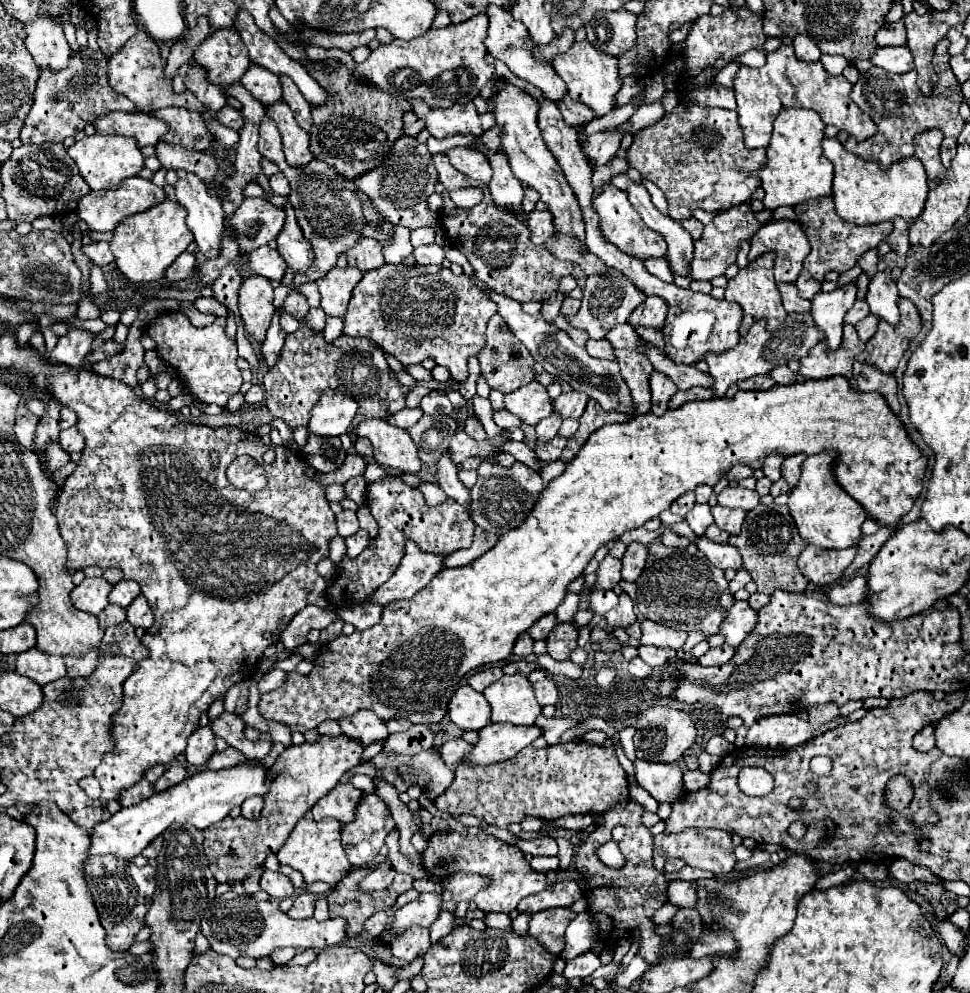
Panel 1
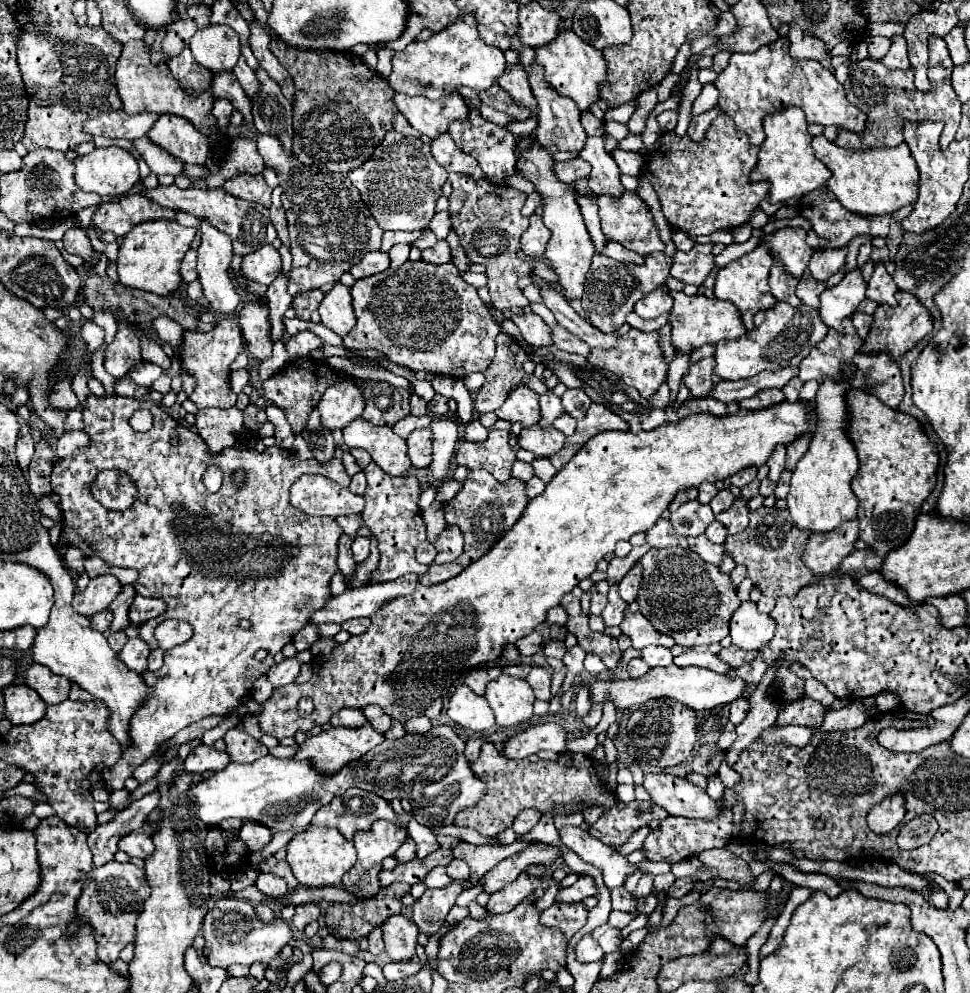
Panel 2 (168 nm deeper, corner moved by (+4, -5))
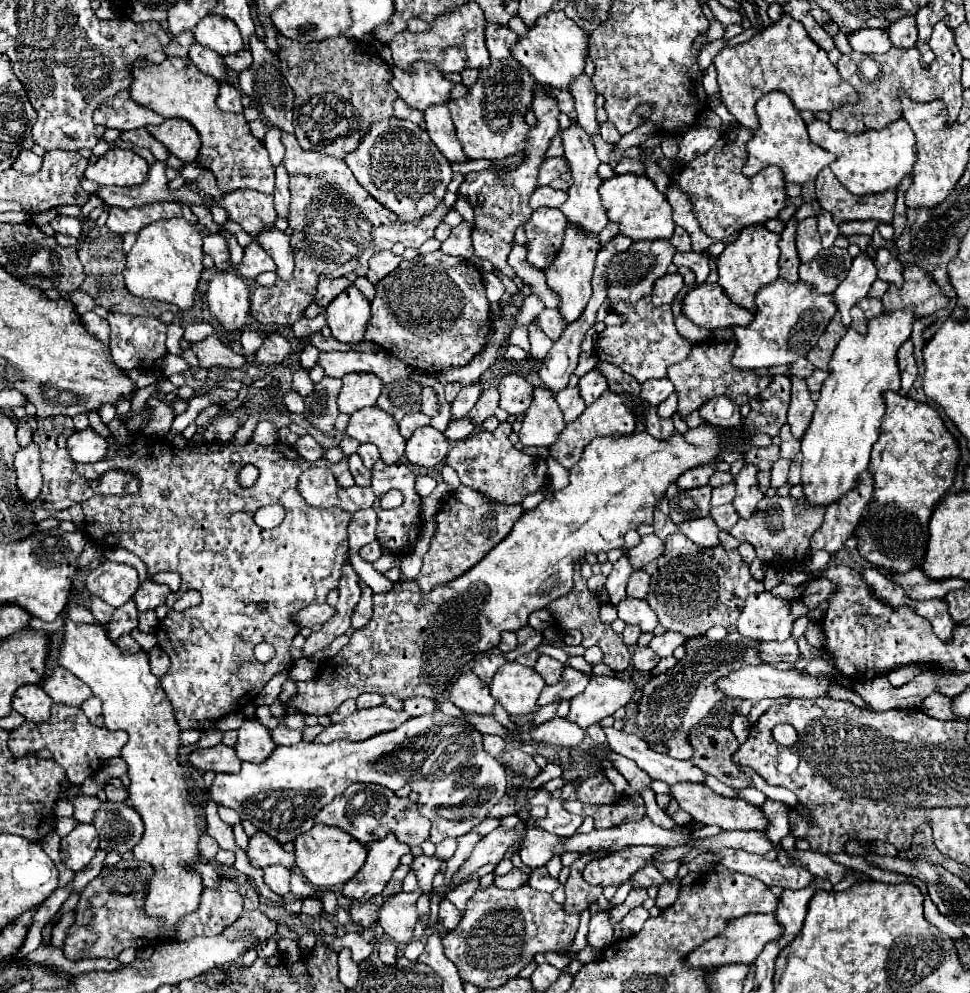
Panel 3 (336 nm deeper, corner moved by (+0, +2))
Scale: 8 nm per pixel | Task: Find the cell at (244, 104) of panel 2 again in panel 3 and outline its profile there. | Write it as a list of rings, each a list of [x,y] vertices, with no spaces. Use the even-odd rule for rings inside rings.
[[[193,43],[191,49],[189,49],[189,59],[191,59],[205,75],[215,77],[217,81],[225,81],[225,63],[223,63],[223,59],[221,59],[219,53],[215,53],[215,51],[211,51],[211,49],[205,49],[203,45]]]

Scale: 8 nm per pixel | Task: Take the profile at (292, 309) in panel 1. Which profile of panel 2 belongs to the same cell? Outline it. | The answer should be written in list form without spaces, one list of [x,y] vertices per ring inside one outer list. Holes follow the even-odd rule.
[[[309,290],[309,292],[301,292],[293,298],[293,308],[297,318],[301,320],[309,320],[311,312],[319,306],[319,302],[323,300],[323,292],[321,290]]]

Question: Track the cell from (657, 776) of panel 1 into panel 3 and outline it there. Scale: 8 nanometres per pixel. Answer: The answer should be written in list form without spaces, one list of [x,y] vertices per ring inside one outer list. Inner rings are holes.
[[[685,783],[685,785],[671,785],[671,789],[673,789],[673,799],[677,799],[679,805],[685,811],[689,811],[695,821],[703,825],[719,825],[721,829],[727,831],[737,829],[737,831],[761,831],[761,833],[769,827],[769,821],[763,815],[761,807],[755,807],[743,799],[727,799],[723,795],[717,795],[707,785]]]

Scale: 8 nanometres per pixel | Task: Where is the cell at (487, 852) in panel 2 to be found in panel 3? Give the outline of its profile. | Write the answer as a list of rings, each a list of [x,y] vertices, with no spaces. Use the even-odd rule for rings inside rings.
[[[477,881],[463,883],[463,885],[459,885],[457,889],[449,891],[449,893],[447,893],[447,899],[449,899],[449,901],[451,901],[451,903],[461,911],[461,913],[465,913],[465,903],[469,901],[469,895],[477,891],[477,887],[479,887]]]

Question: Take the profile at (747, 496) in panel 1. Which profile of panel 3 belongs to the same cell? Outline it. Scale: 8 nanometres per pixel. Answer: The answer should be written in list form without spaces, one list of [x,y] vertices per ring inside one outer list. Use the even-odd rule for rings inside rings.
[[[725,483],[721,487],[715,487],[713,489],[713,497],[711,497],[711,505],[717,507],[717,505],[725,505],[725,503],[731,503],[735,497],[735,485],[733,483]]]

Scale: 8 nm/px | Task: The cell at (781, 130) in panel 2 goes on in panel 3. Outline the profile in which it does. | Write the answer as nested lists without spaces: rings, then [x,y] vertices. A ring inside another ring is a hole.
[[[771,91],[763,95],[755,105],[755,113],[759,119],[759,129],[753,133],[751,141],[747,141],[747,163],[743,167],[743,173],[747,177],[753,177],[767,165],[777,165],[783,169],[785,181],[807,183],[815,181],[817,173],[835,161],[833,153],[821,149],[809,139],[805,121],[801,119],[799,111],[793,107],[791,99],[785,93]]]

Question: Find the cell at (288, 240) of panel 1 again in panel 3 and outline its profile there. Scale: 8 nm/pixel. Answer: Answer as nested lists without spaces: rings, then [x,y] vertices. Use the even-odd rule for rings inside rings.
[[[281,165],[275,167],[275,209],[279,217],[287,217],[289,213],[289,175],[287,169]]]

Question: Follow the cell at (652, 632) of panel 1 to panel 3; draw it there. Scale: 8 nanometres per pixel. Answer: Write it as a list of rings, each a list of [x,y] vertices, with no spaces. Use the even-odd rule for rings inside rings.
[[[627,597],[617,605],[619,619],[623,619],[627,625],[637,625],[643,633],[653,633],[653,629],[659,625],[657,615],[653,609],[649,609],[649,603],[645,599],[631,599]]]

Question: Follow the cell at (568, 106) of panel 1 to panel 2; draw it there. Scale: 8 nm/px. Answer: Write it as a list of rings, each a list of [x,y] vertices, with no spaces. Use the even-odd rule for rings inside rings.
[[[581,112],[581,124],[583,124],[587,136],[603,136],[605,134],[603,126],[599,124],[599,120],[591,112]]]

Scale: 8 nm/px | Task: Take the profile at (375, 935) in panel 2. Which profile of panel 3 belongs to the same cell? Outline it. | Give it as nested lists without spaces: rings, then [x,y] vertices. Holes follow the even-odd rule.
[[[383,939],[379,943],[379,961],[383,961],[385,965],[393,965],[397,961],[397,947],[393,941]]]

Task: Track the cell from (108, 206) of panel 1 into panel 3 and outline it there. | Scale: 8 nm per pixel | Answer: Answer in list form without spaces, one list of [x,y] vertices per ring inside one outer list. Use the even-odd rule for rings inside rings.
[[[149,203],[133,209],[115,209],[109,207],[109,219],[107,227],[113,233],[125,235],[125,233],[139,233],[143,227],[159,221],[159,219],[173,219],[173,217],[183,217],[189,223],[197,223],[197,215],[189,209],[185,203]]]

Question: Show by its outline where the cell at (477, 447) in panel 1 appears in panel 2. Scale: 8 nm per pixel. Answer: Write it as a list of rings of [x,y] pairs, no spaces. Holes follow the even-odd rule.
[[[491,430],[485,442],[461,442],[455,452],[455,464],[465,464],[469,470],[489,470],[499,482],[511,478],[515,450],[509,444],[507,430]]]

